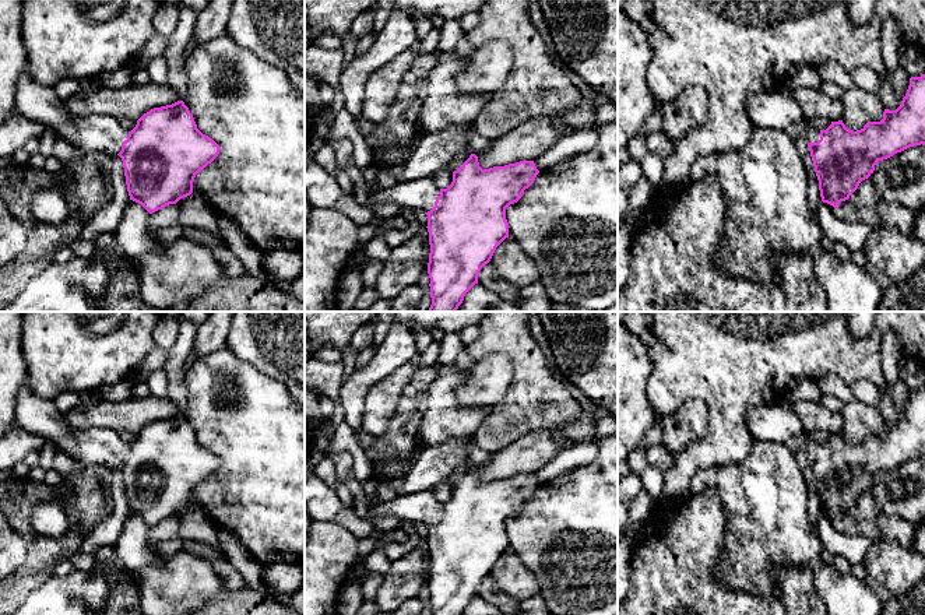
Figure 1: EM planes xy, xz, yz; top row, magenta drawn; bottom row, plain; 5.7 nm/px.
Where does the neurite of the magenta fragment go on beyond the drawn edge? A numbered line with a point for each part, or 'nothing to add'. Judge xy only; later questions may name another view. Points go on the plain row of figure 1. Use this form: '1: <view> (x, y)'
1: xy (98, 446)

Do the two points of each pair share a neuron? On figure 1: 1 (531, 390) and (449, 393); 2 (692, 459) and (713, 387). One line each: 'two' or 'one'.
1: two
2: one

